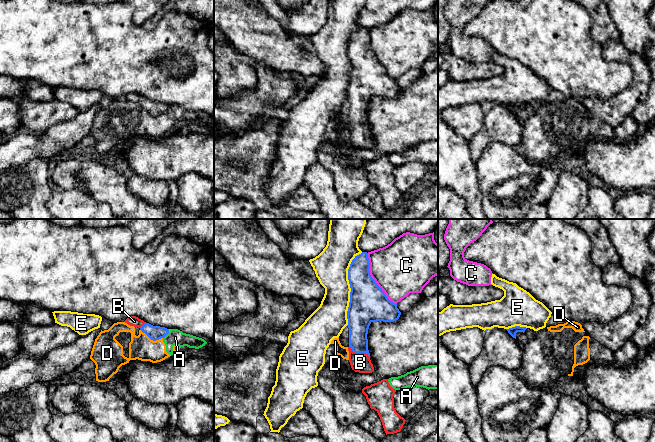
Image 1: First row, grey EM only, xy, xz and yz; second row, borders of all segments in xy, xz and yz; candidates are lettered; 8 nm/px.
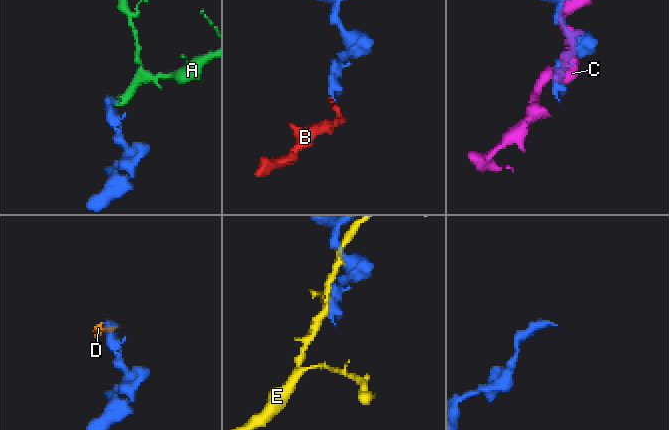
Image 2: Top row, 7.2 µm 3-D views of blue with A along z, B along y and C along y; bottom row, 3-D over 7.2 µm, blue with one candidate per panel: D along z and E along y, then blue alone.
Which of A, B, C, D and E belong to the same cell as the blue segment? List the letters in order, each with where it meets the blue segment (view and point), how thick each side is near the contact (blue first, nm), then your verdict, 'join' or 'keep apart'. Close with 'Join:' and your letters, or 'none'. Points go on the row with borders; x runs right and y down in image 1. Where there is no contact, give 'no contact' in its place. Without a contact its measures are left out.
A: meets blue in xy at (166, 334); 110 nm thick on the blue side, 130 nm on the other; keep apart
B: meets blue in xz at (359, 352); 180 nm thick on the blue side, 160 nm on the other; join
C: meets blue in xz at (374, 280); 300 nm thick on the blue side, 440 nm on the other; keep apart
D: meets blue in xy at (151, 339); 110 nm thick on the blue side, 200 nm on the other; keep apart
E: meets blue in xz at (350, 287); 300 nm thick on the blue side, 280 nm on the other; keep apart
Join: B

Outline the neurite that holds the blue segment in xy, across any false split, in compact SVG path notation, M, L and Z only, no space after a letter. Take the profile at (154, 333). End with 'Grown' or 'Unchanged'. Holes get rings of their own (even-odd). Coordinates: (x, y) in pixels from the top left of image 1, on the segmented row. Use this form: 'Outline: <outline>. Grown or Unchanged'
Outline: M131 316L124 322L130 326L138 327L153 341L164 338L169 333L169 329L160 326L153 326L149 323L144 322L136 316Z. Grown

